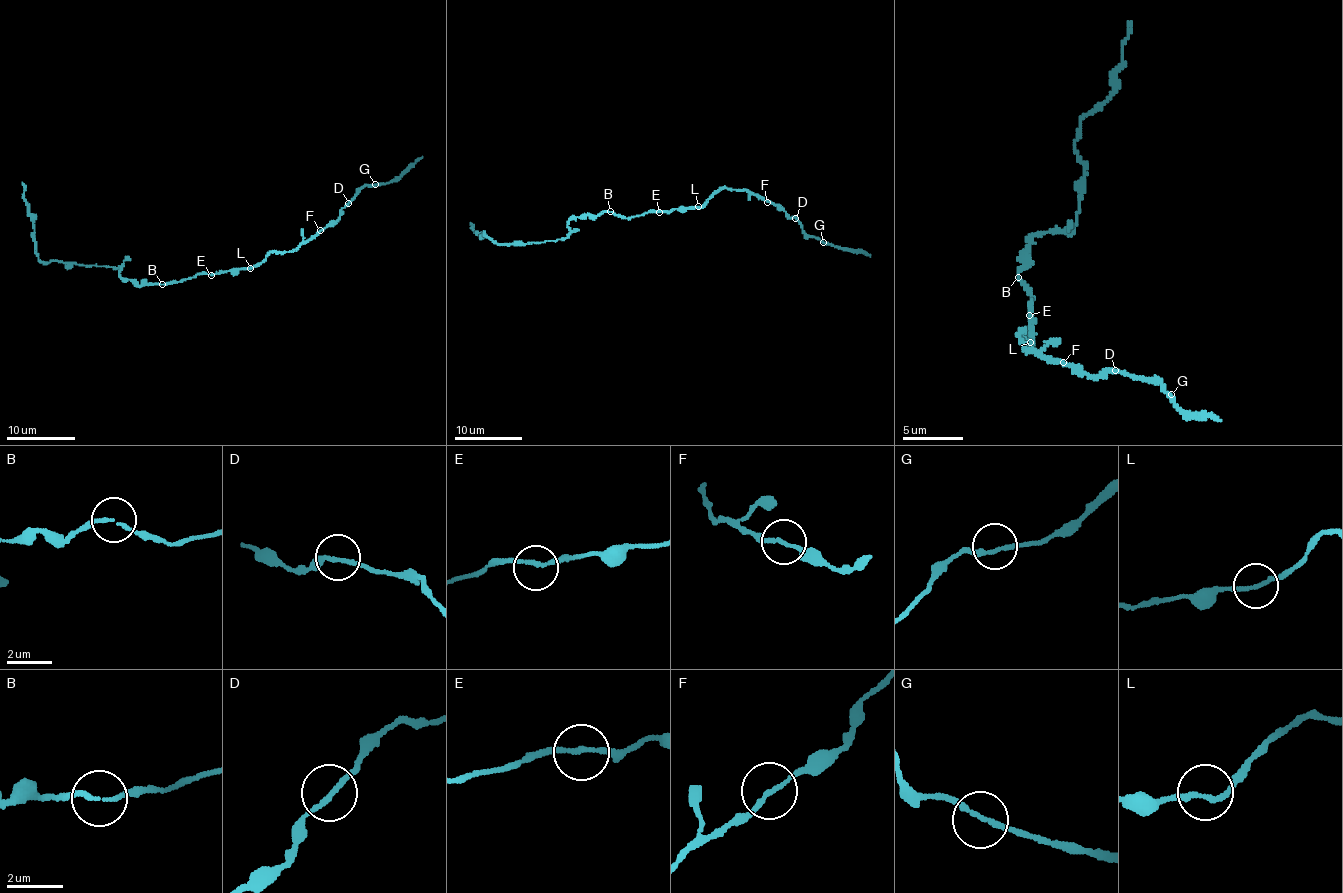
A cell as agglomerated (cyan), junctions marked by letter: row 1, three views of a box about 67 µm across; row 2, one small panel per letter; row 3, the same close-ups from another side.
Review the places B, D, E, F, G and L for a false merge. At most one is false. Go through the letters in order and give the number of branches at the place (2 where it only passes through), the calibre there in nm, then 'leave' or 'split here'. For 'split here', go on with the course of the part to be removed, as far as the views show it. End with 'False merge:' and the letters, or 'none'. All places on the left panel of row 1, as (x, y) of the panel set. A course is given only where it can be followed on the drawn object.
B: branches 2; calibre 140 nm; leave
D: branches 2; calibre 150 nm; leave
E: branches 2; calibre 160 nm; leave
F: branches 2; calibre 140 nm; leave
G: branches 2; calibre 170 nm; leave
L: branches 2; calibre 150 nm; leave
False merge: none

